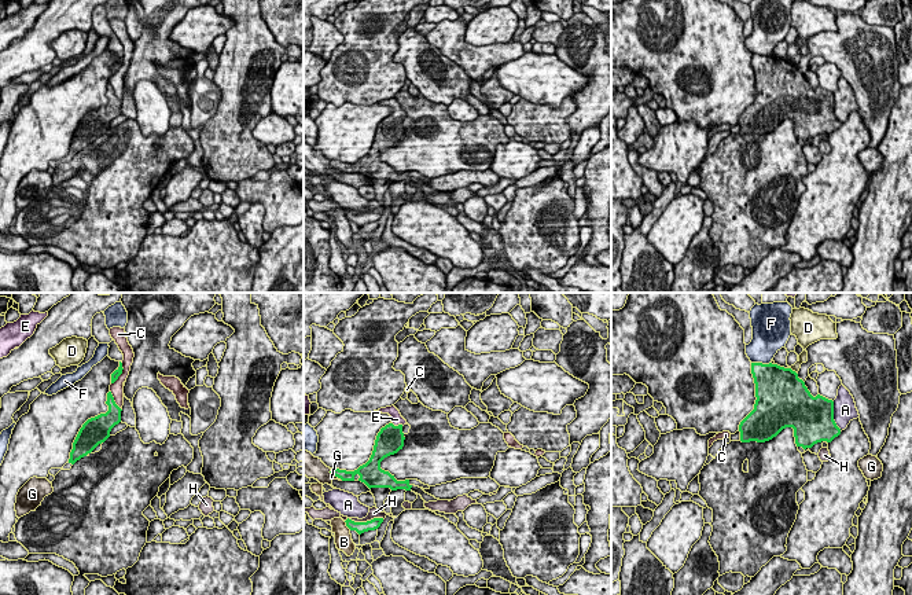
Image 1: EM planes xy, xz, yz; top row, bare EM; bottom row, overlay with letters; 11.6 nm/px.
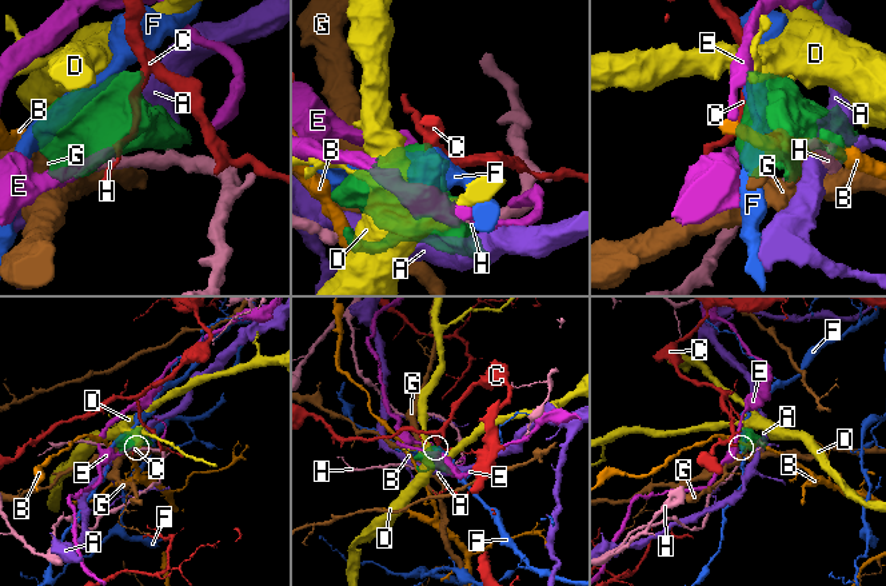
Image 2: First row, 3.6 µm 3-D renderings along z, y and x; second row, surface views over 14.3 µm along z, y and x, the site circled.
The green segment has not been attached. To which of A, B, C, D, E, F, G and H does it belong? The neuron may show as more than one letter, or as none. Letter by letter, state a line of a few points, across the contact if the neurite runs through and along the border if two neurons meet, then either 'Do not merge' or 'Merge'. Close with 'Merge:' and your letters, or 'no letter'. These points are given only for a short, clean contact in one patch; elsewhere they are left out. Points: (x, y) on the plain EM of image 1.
A: Do not merge
B: Line: xz (344, 213), (350, 221). Do not merge
C: Do not merge
D: Line: yz (789, 59), (795, 65). Do not merge
E: Line: xz (390, 131), (398, 117), (397, 111). Merge
F: Do not merge
G: Do not merge
H: Line: xz (383, 210), (366, 213), (352, 213), (348, 210), (345, 213). Do not merge
Merge: E

